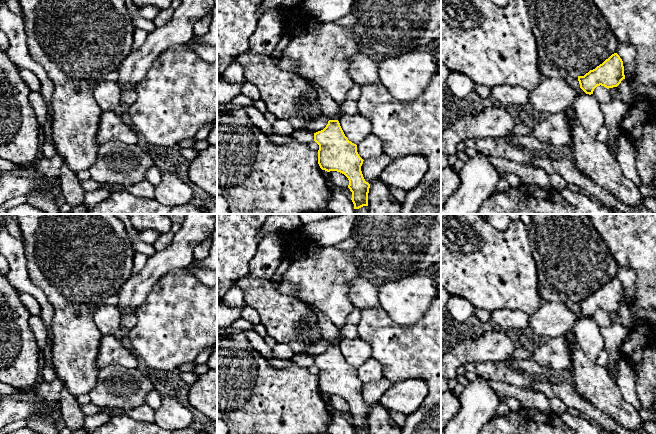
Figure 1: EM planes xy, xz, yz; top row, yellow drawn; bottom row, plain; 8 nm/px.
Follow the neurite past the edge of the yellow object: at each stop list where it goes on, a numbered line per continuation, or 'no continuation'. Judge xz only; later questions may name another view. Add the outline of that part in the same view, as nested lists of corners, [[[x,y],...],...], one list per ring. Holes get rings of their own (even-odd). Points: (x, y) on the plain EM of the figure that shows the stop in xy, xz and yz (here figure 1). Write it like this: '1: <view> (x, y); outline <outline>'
1: xz (329, 331); outline [[[303,301],[306,303],[313,313],[318,318],[318,323],[321,329],[321,333],[323,336],[323,340],[327,342],[328,344],[331,342],[334,342],[335,344],[338,344],[340,340],[337,339],[338,333],[340,328],[338,328],[336,325],[334,325],[318,308],[316,308],[313,304],[310,304],[308,302]]]

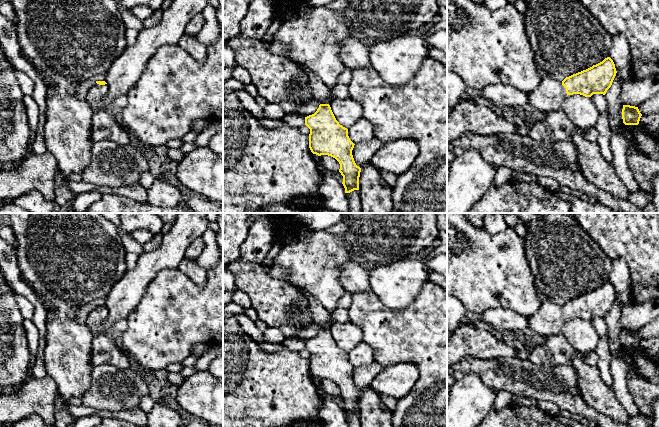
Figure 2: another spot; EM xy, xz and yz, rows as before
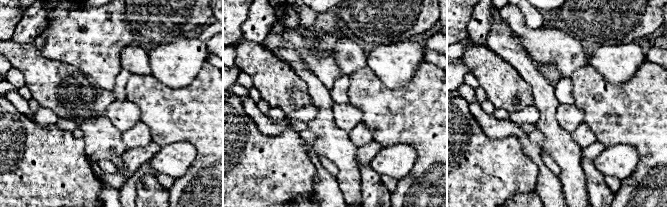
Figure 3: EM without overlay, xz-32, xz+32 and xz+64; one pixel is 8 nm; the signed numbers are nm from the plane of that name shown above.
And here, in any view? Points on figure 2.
1: yz (549, 319); outline [[[545,300],[538,311],[527,318],[528,333],[539,340],[561,334],[562,327],[568,320],[562,306],[550,300]]]

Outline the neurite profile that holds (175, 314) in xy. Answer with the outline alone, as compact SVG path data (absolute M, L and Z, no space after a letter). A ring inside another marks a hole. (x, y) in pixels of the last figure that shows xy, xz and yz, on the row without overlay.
M218 213L216 222L219 226L216 232L216 242L219 247L219 261L213 267L207 269L207 280L203 284L196 284L179 268L164 269L150 282L136 309L127 318L127 329L120 335L123 348L128 356L138 363L142 370L163 370L170 364L182 363L191 354L193 347L198 344L207 344L209 346L223 345L223 213Z

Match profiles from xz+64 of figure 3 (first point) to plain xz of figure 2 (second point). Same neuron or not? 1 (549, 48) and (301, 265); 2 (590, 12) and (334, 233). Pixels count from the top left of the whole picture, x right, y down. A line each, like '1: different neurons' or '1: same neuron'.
1: different neurons
2: different neurons

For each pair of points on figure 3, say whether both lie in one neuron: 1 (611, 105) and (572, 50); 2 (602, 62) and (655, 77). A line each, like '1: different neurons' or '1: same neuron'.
1: different neurons
2: different neurons

